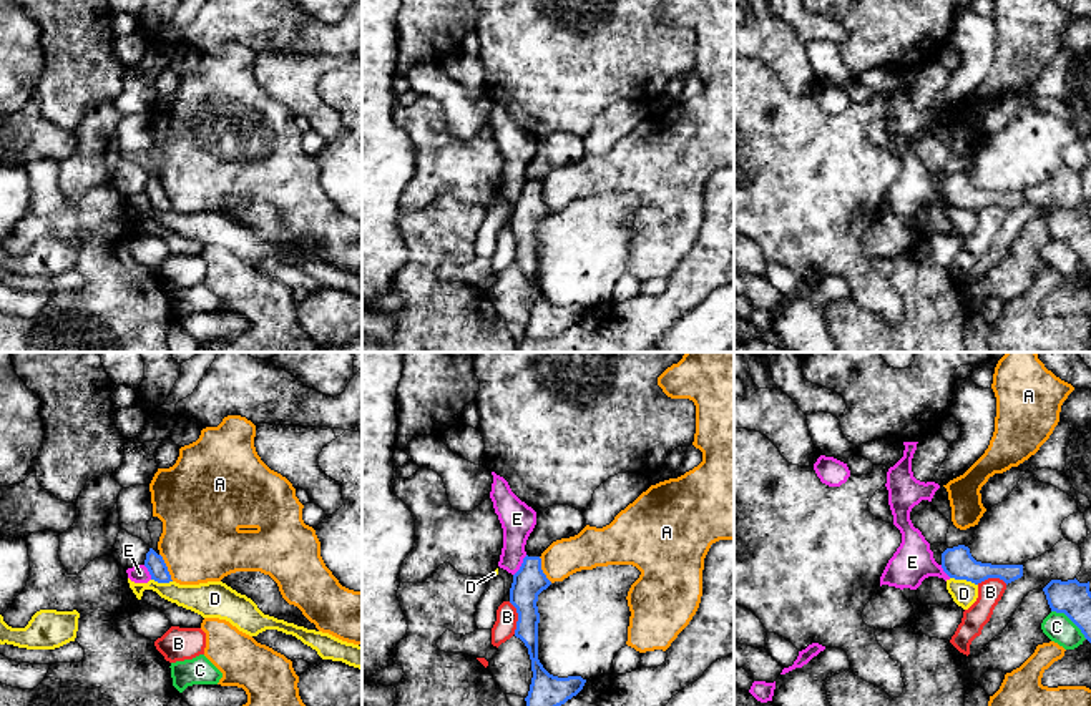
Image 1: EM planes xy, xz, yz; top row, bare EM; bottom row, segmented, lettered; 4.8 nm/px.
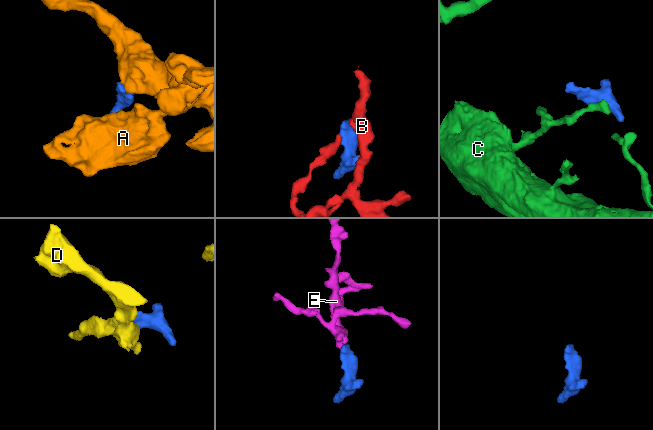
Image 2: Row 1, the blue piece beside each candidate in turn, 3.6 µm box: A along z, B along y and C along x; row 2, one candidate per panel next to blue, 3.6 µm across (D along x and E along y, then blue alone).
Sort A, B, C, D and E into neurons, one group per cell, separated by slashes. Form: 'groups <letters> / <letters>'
groups A / B / C E / D

